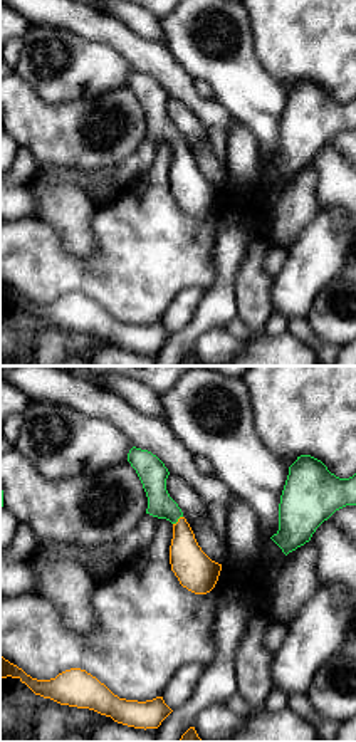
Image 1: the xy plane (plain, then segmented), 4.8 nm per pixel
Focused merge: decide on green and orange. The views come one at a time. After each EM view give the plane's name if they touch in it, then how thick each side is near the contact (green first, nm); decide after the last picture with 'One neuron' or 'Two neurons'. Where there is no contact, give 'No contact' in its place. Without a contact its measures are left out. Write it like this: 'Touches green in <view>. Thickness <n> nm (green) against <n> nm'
Touches green in xy. Thickness 130 nm (green) against 180 nm

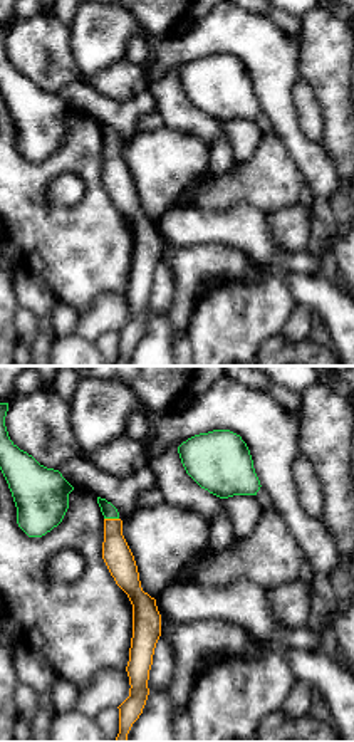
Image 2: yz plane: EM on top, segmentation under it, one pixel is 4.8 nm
Touches green in yz. Thickness 70 nm (green) against 140 nm

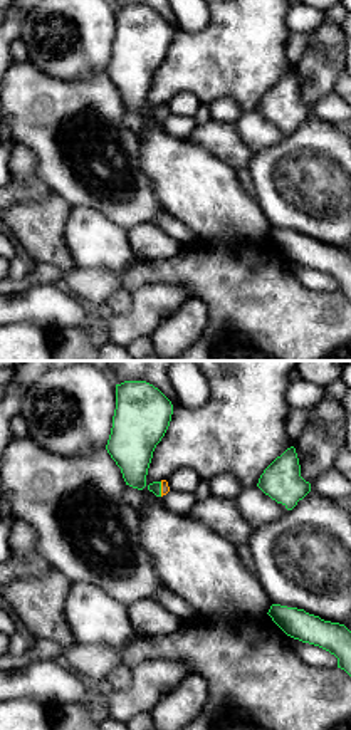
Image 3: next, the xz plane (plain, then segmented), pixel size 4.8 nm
Touches green in xz. Thickness 60 nm (green) against 50 nm

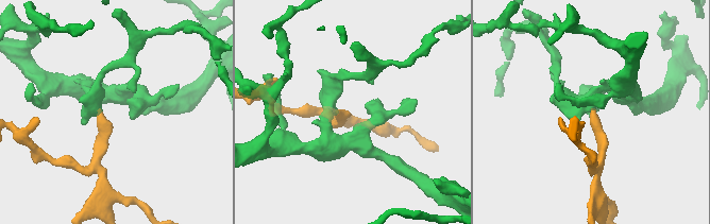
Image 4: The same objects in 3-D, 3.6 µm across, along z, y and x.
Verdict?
One neuron

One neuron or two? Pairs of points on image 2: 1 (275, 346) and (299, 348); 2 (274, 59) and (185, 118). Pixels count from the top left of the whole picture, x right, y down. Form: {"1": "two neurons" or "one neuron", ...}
{"1": "one neuron", "2": "two neurons"}

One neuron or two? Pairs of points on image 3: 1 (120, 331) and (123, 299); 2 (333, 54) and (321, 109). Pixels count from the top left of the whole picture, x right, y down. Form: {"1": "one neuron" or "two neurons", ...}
{"1": "two neurons", "2": "two neurons"}

